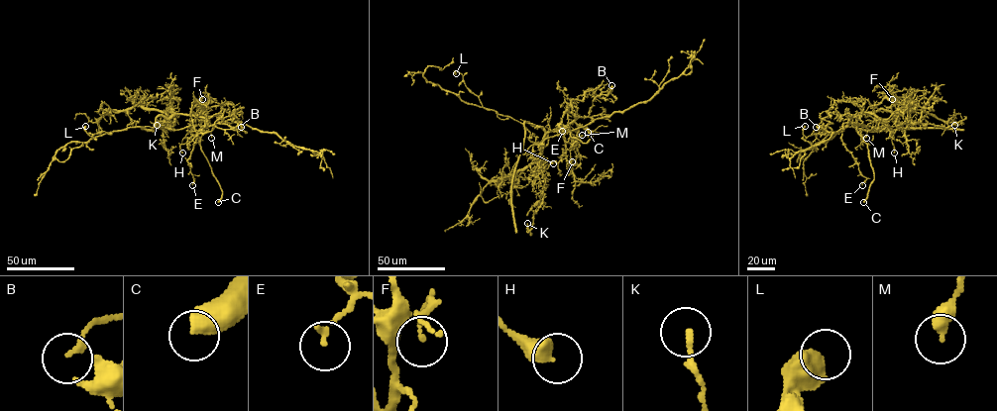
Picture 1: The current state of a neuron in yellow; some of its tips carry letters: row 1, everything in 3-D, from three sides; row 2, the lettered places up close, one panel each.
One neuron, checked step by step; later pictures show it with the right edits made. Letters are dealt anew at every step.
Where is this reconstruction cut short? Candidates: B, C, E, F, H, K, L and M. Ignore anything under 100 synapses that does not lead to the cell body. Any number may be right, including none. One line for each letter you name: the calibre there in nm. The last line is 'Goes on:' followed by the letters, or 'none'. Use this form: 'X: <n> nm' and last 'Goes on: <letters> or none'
C: 400 nm
Goes on: C

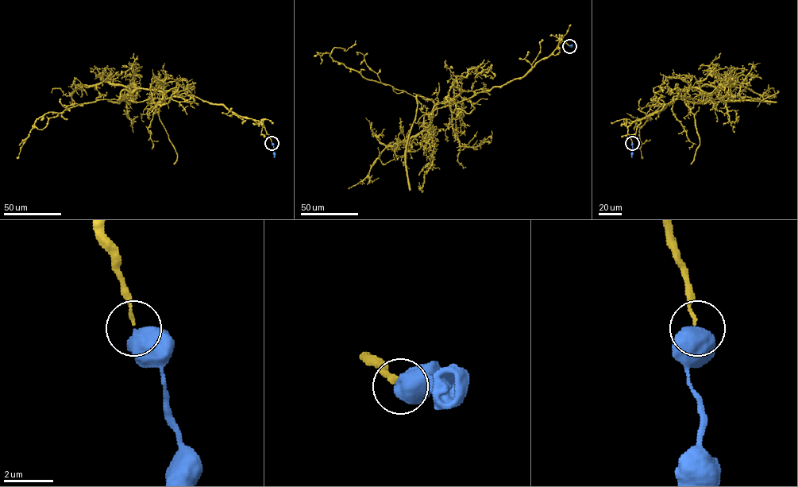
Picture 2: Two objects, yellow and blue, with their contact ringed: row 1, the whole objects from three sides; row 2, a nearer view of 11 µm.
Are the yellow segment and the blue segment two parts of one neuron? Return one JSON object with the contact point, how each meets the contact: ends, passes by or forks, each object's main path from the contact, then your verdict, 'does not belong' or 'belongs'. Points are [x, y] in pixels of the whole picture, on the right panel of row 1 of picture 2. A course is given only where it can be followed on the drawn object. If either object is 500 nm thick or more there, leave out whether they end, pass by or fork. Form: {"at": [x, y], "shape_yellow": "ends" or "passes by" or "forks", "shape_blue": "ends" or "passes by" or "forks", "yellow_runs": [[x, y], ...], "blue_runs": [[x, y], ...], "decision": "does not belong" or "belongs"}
{"at": [632, 143], "yellow_runs": [[632, 143], [628, 127], [678, 94], [695, 102], [709, 100], [675, 99], [634, 129], [637, 118], [626, 113]], "blue_runs": [[632, 143], [631, 157]], "decision": "belongs"}

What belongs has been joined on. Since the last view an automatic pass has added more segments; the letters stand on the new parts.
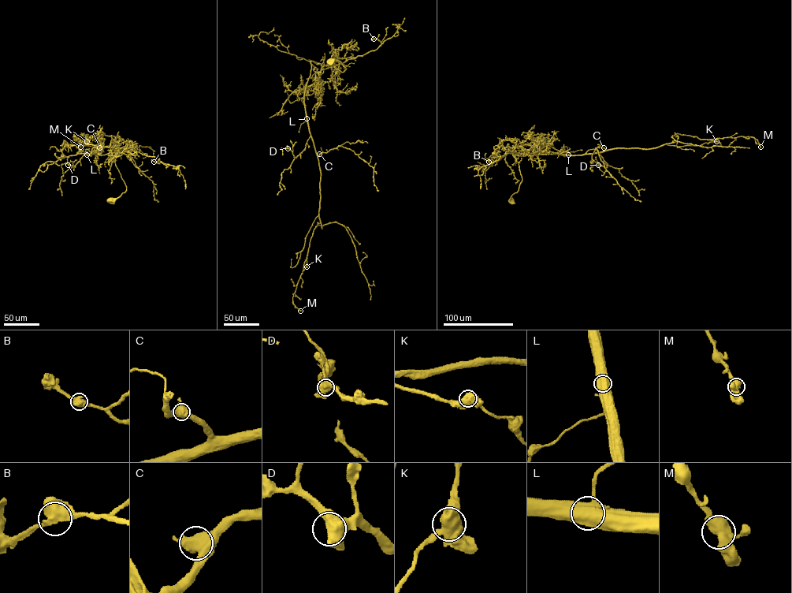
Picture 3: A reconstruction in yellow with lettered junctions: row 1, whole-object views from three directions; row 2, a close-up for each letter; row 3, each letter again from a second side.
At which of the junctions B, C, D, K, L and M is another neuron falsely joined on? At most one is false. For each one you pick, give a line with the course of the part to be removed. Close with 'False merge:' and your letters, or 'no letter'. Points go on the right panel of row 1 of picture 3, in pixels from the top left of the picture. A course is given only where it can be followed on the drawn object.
False merge: no letter

